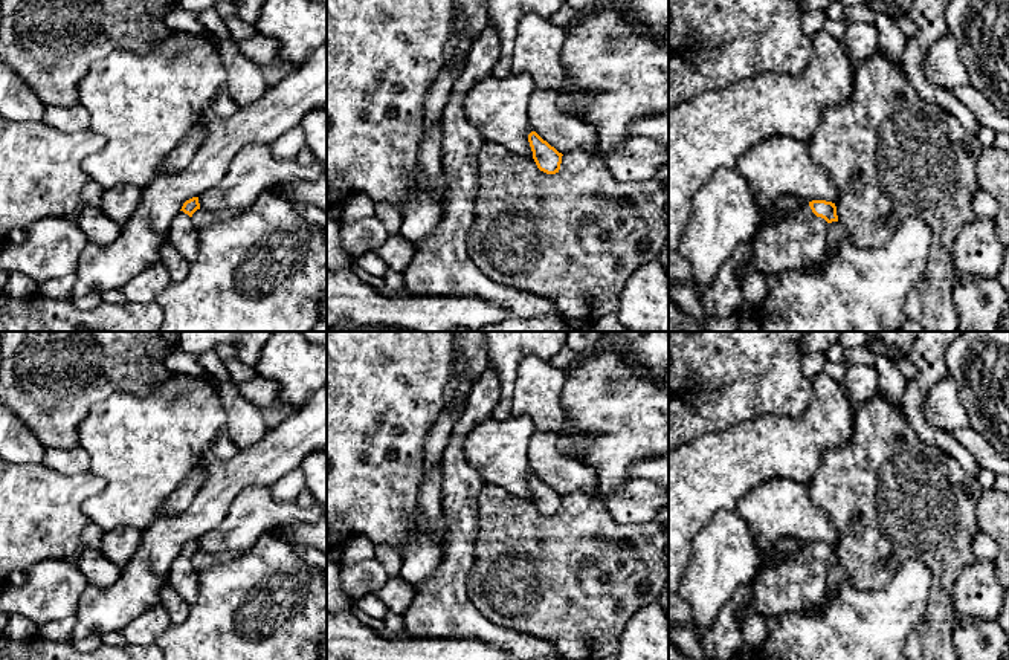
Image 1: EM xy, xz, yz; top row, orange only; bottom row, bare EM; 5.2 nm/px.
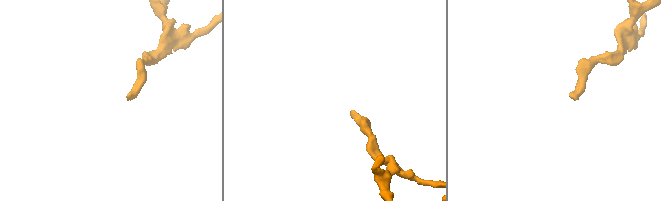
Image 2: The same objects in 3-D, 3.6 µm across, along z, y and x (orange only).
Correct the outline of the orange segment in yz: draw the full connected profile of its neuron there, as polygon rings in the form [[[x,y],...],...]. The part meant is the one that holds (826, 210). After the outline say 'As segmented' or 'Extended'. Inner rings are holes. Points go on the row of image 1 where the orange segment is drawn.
[[[812,200],[779,225],[759,228],[751,257],[737,270],[737,283],[742,286],[751,270],[766,277],[821,261],[832,222],[838,222],[835,203]]]. Extended

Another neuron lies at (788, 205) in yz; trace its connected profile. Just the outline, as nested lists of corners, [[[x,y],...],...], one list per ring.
[[[785,196],[769,208],[771,218],[772,218],[772,222],[780,223],[780,222],[786,220],[789,215],[792,215],[794,212],[804,208],[806,205],[809,205],[809,203],[798,200],[792,196]]]

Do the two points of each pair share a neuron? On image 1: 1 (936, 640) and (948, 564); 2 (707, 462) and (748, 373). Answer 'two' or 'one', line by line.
1: one
2: two

